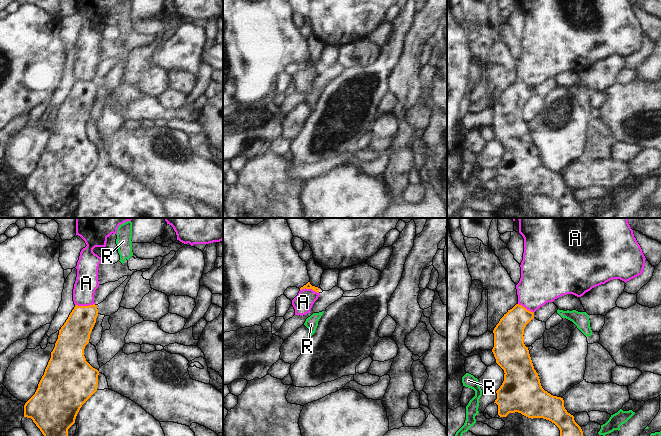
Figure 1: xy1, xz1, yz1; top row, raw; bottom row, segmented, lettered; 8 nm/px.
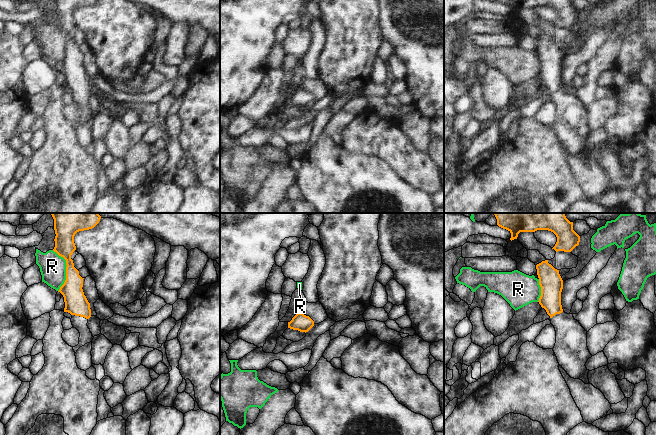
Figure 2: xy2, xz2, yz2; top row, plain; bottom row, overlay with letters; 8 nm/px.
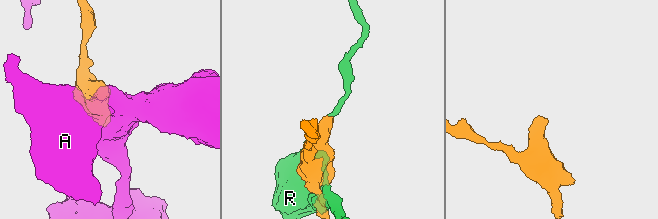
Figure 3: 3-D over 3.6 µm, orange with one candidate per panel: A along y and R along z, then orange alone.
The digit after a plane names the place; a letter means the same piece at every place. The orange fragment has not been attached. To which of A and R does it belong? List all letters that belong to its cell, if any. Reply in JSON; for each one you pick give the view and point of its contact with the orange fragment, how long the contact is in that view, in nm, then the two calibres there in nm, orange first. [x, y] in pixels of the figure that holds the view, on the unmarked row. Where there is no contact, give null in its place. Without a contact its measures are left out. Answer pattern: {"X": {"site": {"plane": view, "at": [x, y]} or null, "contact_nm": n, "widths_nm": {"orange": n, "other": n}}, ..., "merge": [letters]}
{"merge": []}

